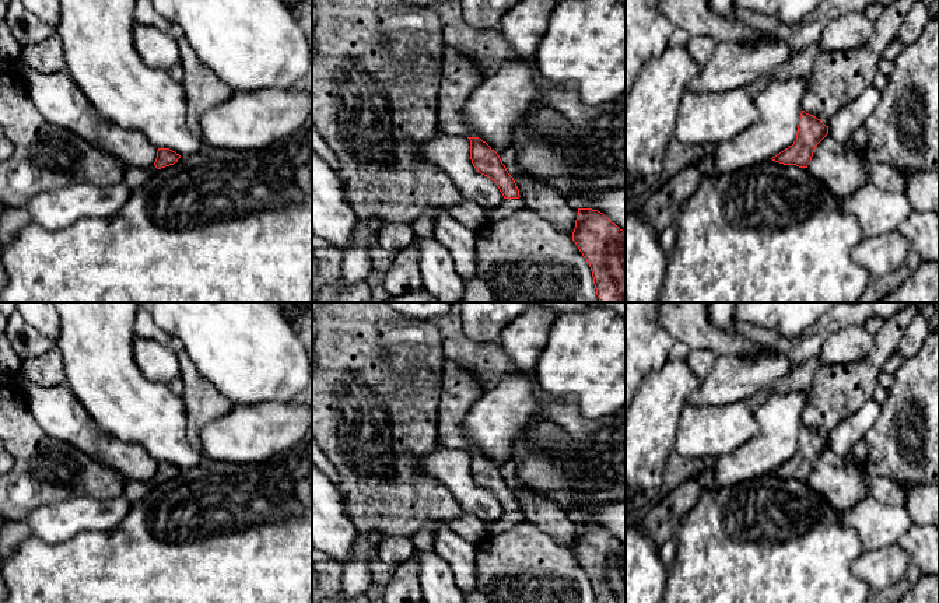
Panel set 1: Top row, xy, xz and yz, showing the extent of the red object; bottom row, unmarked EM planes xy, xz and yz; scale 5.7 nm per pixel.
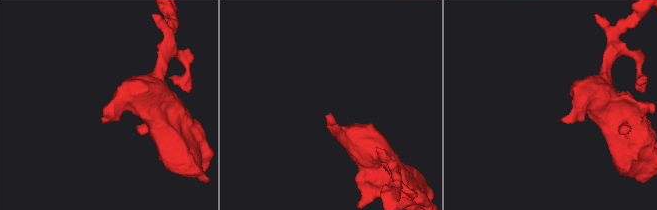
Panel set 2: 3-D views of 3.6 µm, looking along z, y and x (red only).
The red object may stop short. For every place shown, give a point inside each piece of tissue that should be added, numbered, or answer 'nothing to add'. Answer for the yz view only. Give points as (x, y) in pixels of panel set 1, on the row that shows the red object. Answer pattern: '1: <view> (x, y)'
nothing to add

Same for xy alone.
1: xy (135, 176)

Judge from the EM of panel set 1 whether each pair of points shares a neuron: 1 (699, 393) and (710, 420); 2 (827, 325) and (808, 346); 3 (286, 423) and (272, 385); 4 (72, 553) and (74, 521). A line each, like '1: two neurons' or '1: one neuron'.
1: two neurons
2: one neuron
3: two neurons
4: two neurons

